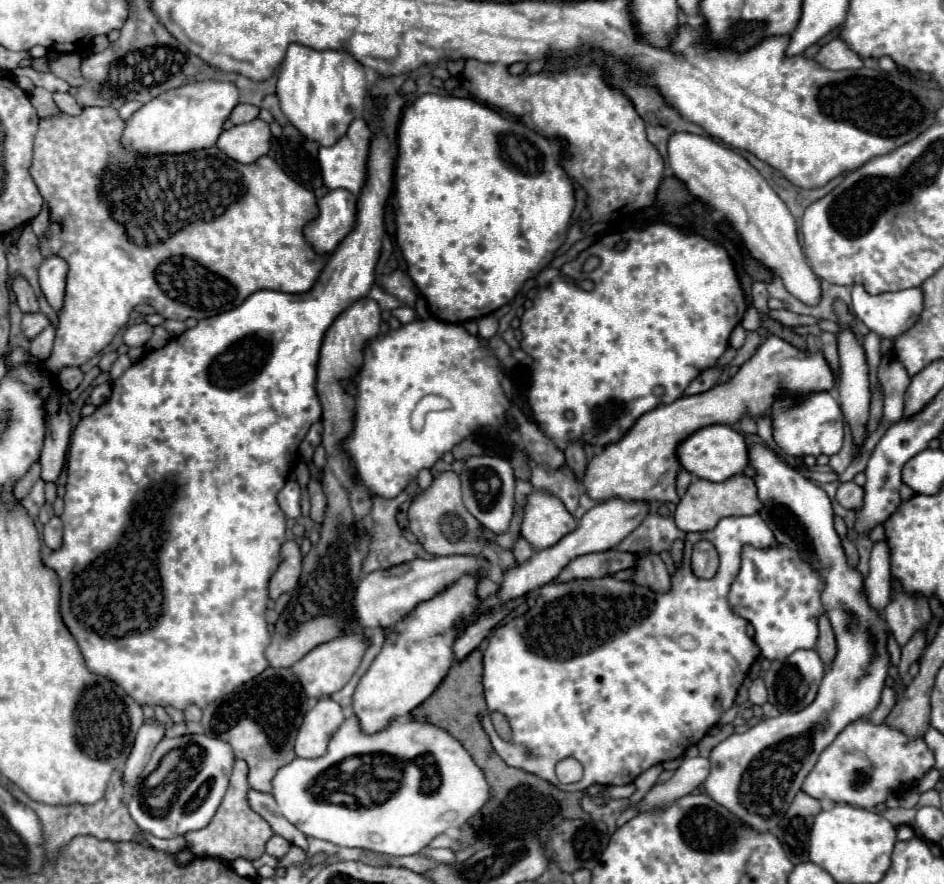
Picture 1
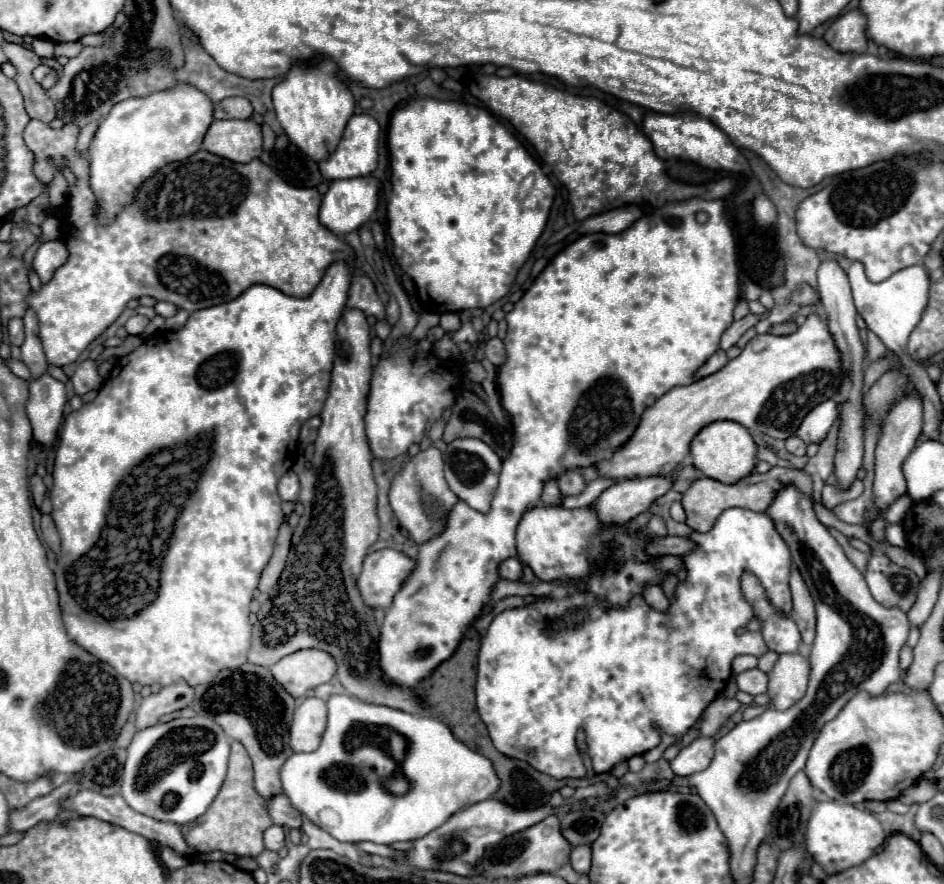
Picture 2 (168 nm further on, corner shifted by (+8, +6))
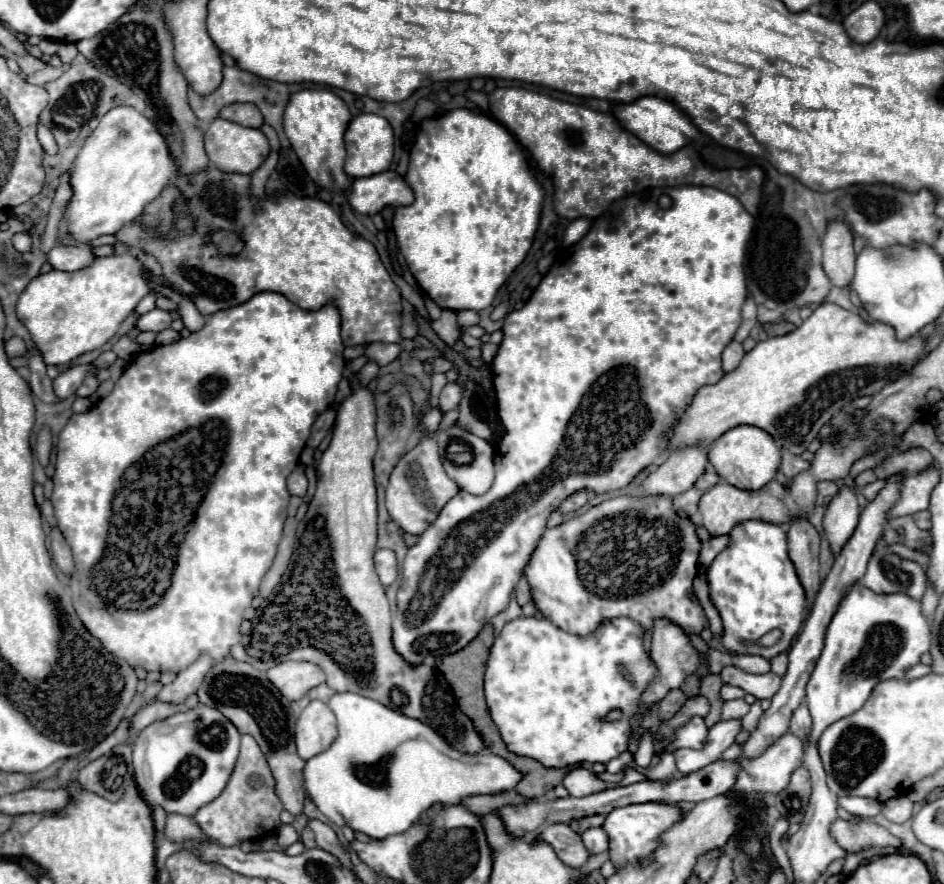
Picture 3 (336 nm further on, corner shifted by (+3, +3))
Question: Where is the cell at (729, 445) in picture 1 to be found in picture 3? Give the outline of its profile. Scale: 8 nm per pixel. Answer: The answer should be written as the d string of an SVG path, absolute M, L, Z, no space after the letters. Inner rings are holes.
M735 426L709 446L707 458L709 464L715 468L715 472L731 486L743 490L759 490L769 480L773 480L781 462L781 448L773 442L773 438L765 430L757 426Z

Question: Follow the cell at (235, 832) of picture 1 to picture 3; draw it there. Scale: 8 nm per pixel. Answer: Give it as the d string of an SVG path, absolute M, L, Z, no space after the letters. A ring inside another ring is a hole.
M245 734L245 736L241 736L239 760L235 764L235 770L233 770L231 780L227 782L225 790L211 804L203 806L193 816L193 820L197 822L197 826L201 828L201 832L207 838L219 842L221 846L237 846L247 840L249 842L261 840L263 836L273 832L273 828L281 826L279 814L283 810L283 804L275 796L273 786L275 786L275 780L271 776L271 770L265 762L257 742Z

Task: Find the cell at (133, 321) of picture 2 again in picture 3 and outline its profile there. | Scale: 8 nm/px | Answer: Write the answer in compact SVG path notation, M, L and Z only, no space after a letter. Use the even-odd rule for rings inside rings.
M155 308L155 310L151 310L151 312L143 314L143 316L139 316L139 320L137 320L137 330L141 330L141 332L145 332L145 330L161 332L161 330L169 328L169 324L171 324L169 312Z

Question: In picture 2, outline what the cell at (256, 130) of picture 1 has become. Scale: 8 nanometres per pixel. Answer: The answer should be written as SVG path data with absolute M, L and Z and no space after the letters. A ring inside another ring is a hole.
M220 119L214 121L206 135L202 149L230 159L234 163L250 163L262 155L262 131L252 119Z

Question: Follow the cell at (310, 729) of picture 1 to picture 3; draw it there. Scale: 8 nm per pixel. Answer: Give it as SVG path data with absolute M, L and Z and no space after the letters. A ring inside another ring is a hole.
M311 700L309 706L301 712L295 728L297 752L303 760L313 758L315 754L325 752L337 736L335 714L321 700Z

